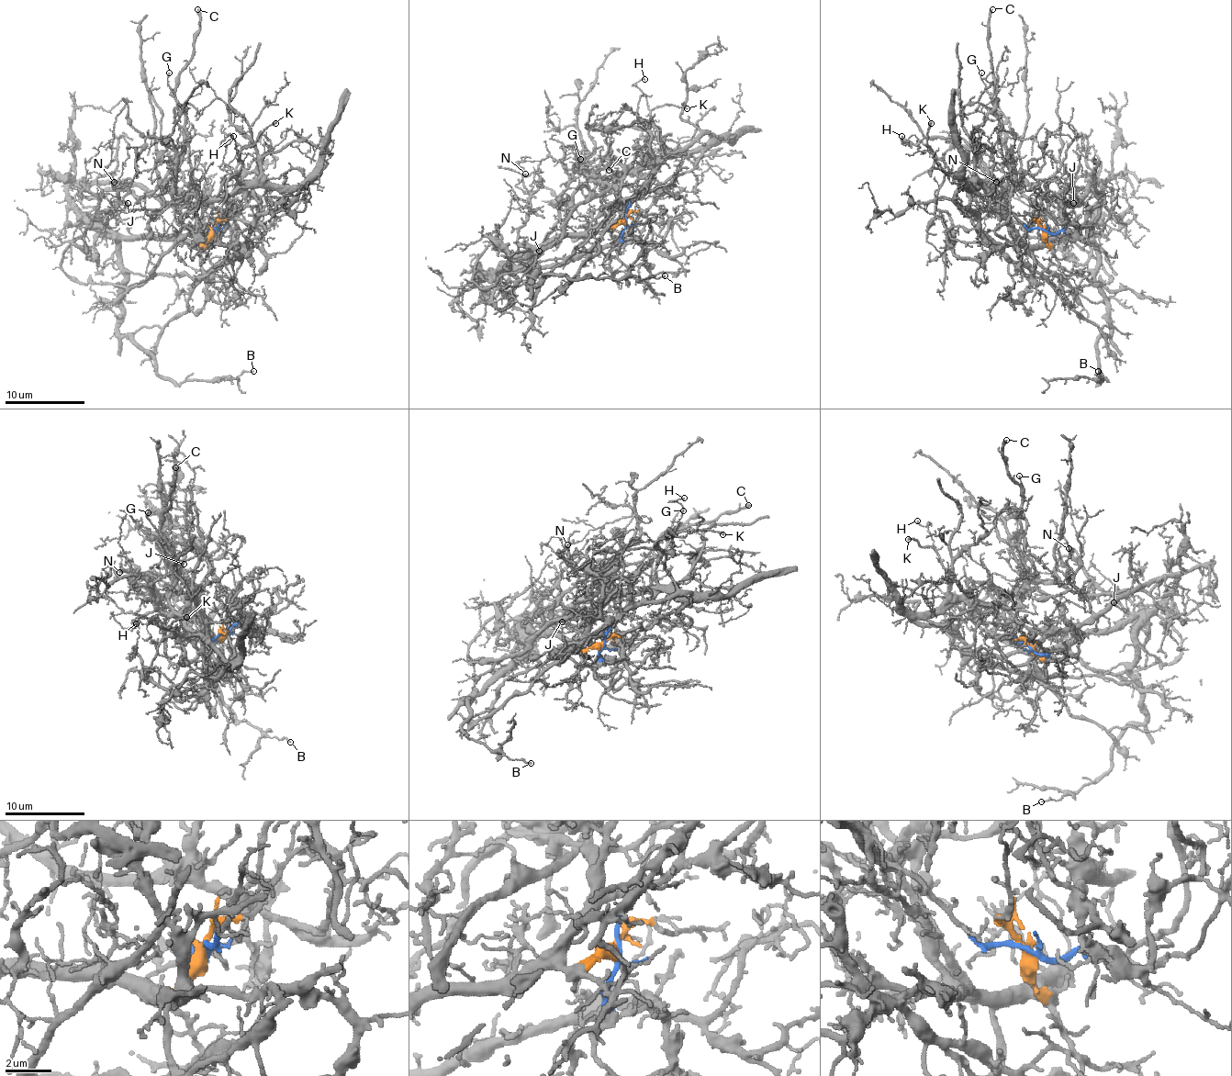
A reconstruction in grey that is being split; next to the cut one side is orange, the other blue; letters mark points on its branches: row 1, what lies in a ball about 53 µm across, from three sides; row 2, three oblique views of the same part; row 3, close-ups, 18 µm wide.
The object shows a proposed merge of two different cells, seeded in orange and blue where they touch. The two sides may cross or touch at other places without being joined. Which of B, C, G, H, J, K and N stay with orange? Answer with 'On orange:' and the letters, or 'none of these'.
On orange: B, J, N

